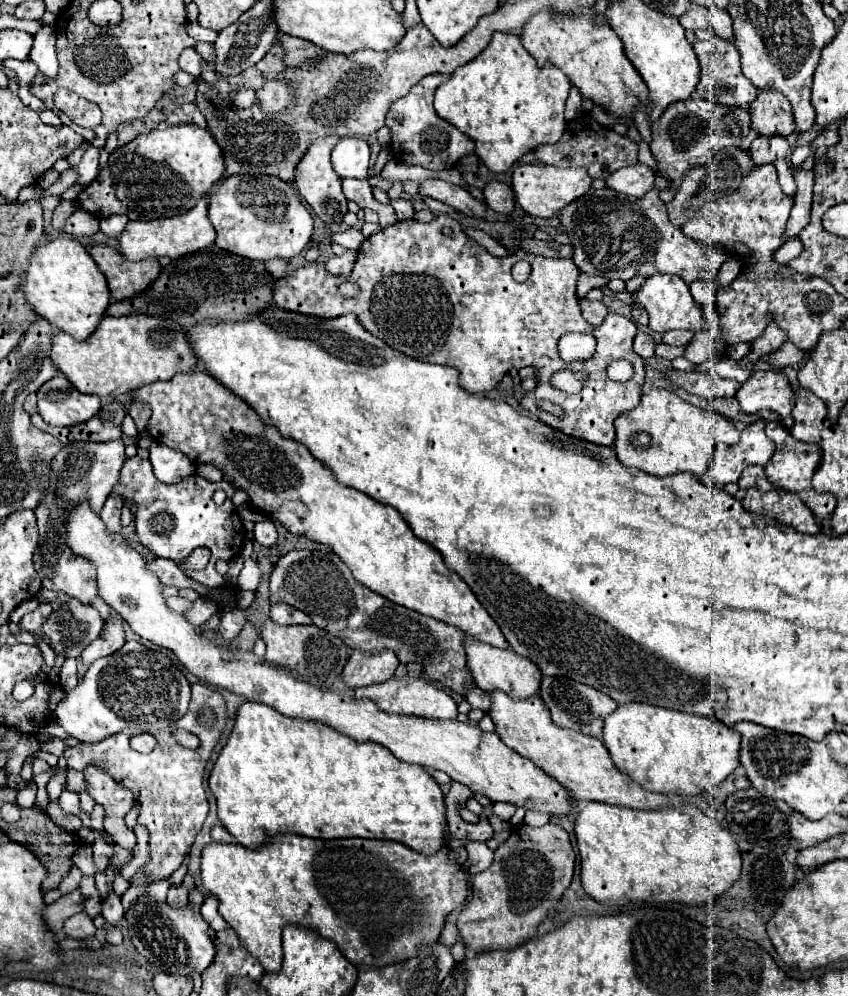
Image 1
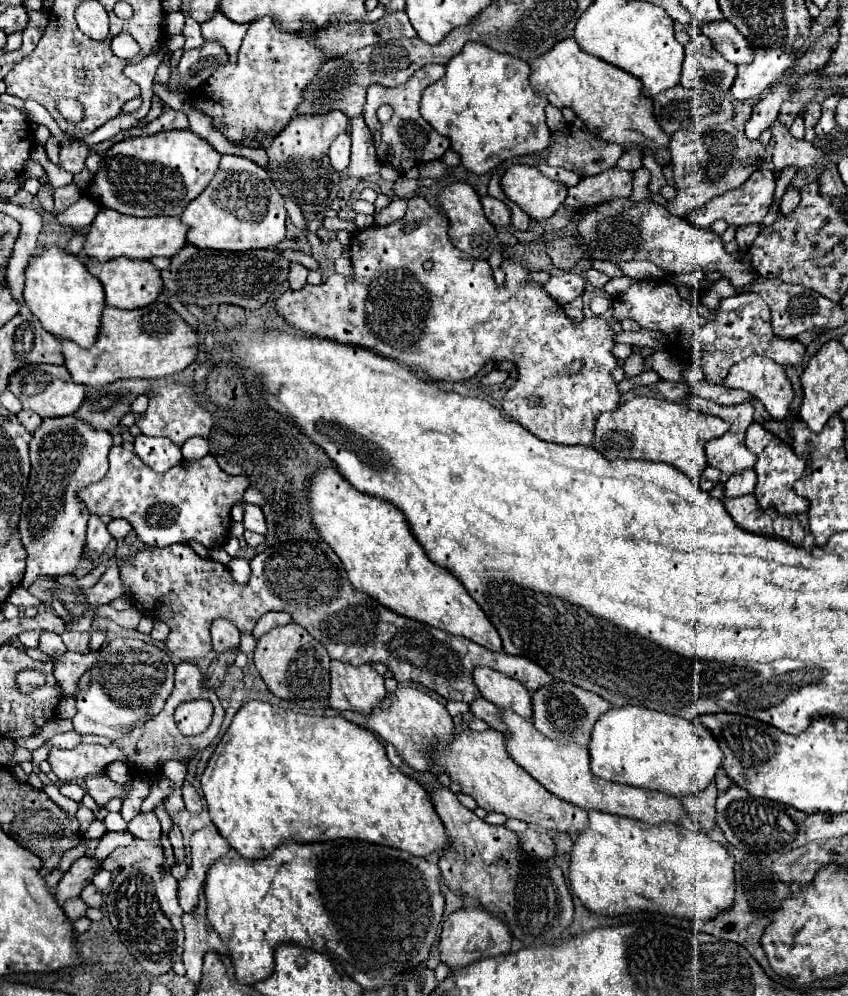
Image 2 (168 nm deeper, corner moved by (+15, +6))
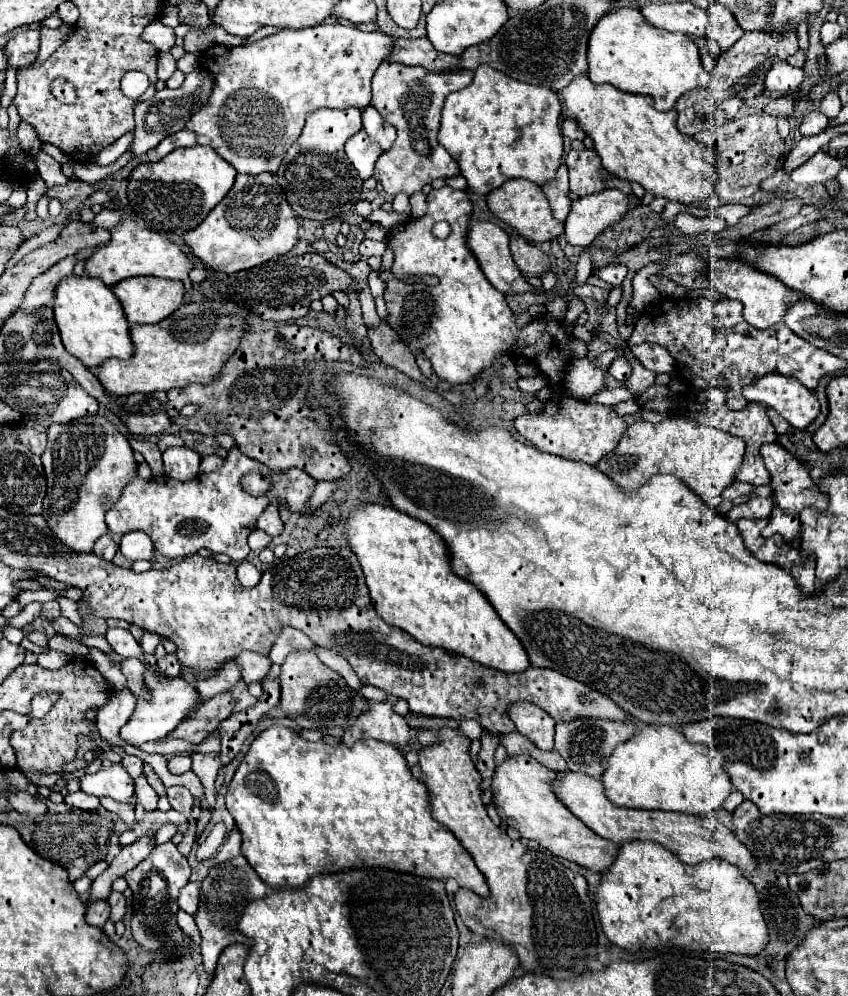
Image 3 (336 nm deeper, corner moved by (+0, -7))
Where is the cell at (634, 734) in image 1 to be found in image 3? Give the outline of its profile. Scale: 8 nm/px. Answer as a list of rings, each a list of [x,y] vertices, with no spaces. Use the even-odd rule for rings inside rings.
[[[646,725],[612,751],[602,783],[608,799],[622,807],[710,815],[722,807],[732,791],[724,763],[726,757],[720,751],[700,743],[688,743],[676,727]]]

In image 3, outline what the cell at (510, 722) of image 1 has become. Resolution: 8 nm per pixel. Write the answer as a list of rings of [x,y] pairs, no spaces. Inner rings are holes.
[[[556,771],[554,779],[554,793],[556,797],[568,807],[570,813],[574,813],[580,821],[584,821],[592,831],[596,831],[600,837],[610,839],[614,843],[626,843],[632,839],[640,841],[654,841],[670,849],[678,855],[684,863],[702,863],[712,857],[720,857],[738,869],[754,869],[752,853],[736,839],[736,835],[724,827],[714,817],[702,817],[702,815],[688,815],[688,813],[674,813],[674,811],[648,811],[648,809],[628,809],[618,807],[604,795],[604,787],[600,779],[588,777],[584,773],[576,771]]]

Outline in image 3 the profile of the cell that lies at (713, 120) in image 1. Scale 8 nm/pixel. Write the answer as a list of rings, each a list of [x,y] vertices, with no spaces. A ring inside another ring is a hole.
[[[694,89],[684,93],[676,101],[674,109],[678,111],[678,131],[686,135],[696,135],[708,129],[714,123],[714,117],[718,119],[718,113],[724,115],[724,111],[718,109],[706,89]]]

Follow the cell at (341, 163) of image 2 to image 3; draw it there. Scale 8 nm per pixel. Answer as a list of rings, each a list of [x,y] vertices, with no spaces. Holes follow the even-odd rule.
[[[366,131],[356,133],[354,137],[348,139],[346,143],[346,157],[348,161],[356,167],[358,175],[362,181],[366,181],[368,177],[372,177],[374,173],[374,163],[376,159],[382,155],[382,151],[378,149],[376,143],[372,143],[366,135]]]

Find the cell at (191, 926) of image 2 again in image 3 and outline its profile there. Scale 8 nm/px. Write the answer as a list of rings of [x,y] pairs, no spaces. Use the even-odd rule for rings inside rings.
[[[238,855],[222,865],[218,865],[216,869],[210,869],[208,877],[202,883],[202,891],[200,891],[200,907],[196,913],[196,923],[202,935],[202,959],[204,959],[204,971],[208,975],[214,975],[216,971],[216,963],[220,953],[234,943],[244,943],[248,945],[248,939],[244,935],[240,935],[236,931],[238,919],[242,915],[242,909],[246,907],[248,901],[252,899],[260,899],[266,897],[268,887],[266,883],[256,875],[256,871],[250,867],[250,863]]]

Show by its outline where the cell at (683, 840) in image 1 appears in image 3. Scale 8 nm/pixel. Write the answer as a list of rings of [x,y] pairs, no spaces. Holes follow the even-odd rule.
[[[622,843],[614,865],[596,887],[594,901],[602,931],[614,945],[626,951],[674,945],[754,955],[768,943],[758,893],[736,865],[724,859],[686,865],[660,843]]]

